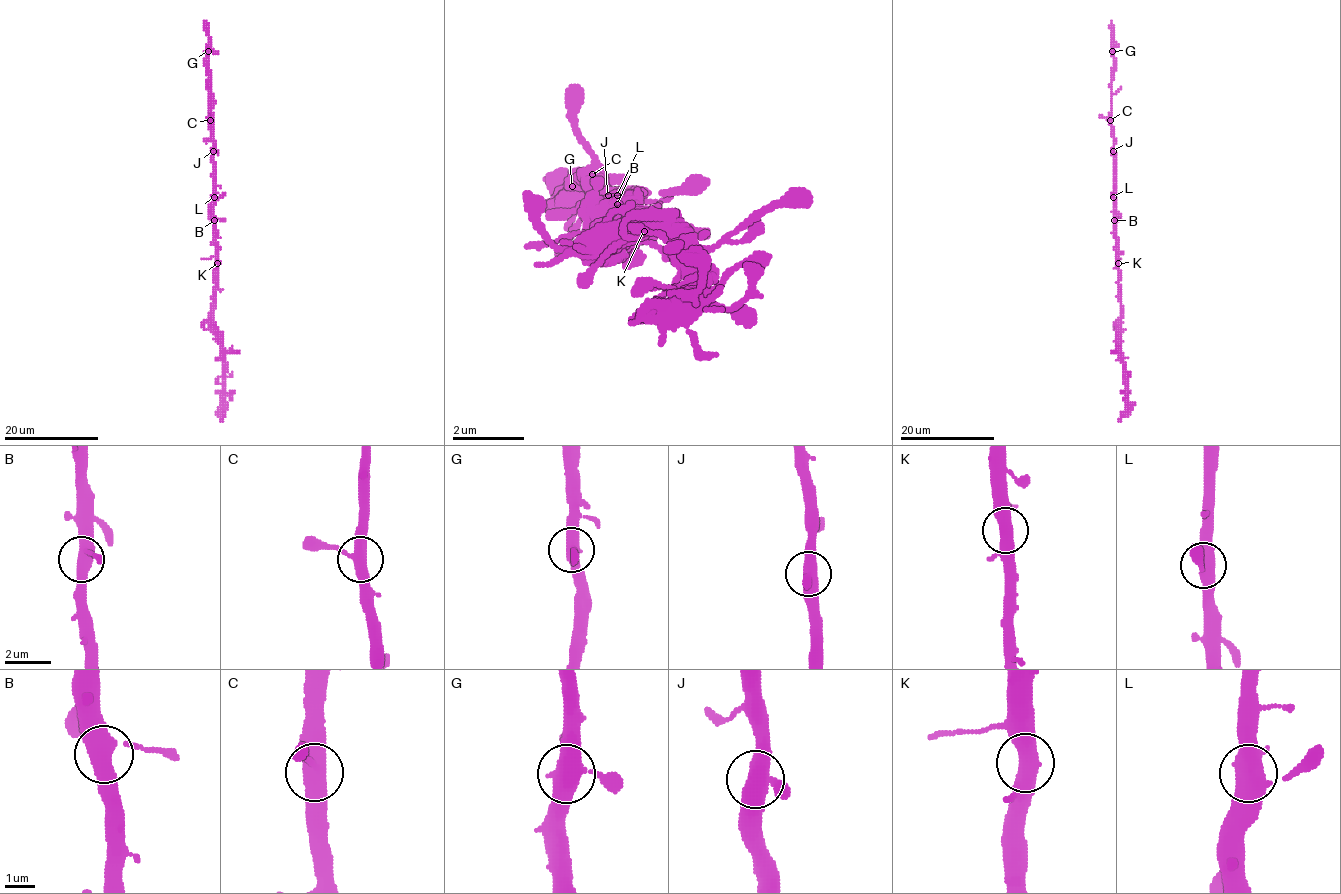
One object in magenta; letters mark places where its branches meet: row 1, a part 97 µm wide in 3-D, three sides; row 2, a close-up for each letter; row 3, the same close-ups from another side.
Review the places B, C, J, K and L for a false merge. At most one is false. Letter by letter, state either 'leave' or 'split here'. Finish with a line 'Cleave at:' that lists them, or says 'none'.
B: leave
C: leave
J: leave
K: leave
L: leave
Cleave at: none

